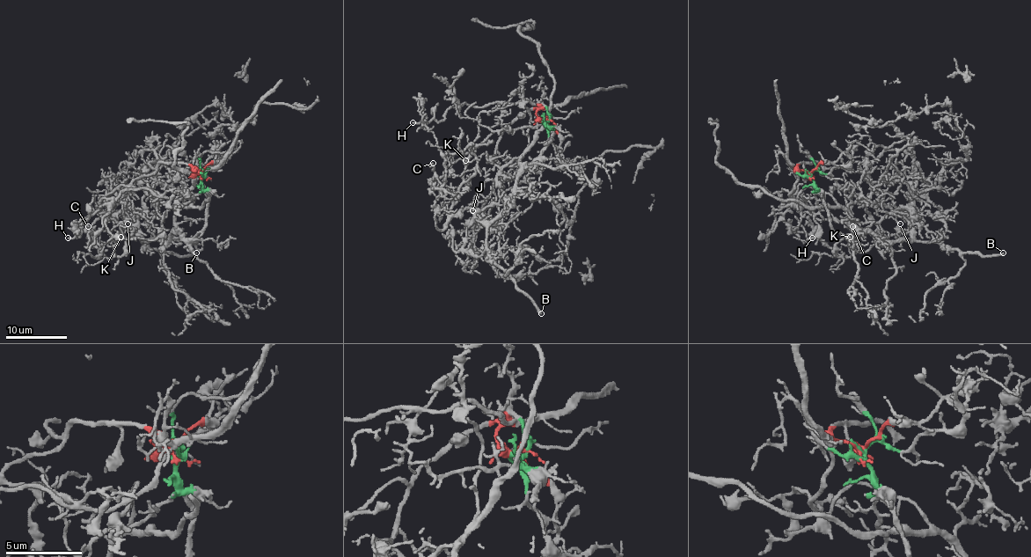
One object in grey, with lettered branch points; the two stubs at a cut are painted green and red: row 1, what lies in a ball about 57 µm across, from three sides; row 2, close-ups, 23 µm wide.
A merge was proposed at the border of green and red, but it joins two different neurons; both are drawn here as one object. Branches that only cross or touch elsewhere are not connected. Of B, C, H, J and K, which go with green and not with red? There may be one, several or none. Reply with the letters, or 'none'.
B, C, J, K

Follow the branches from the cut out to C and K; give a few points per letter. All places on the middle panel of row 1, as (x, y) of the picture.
C: (544, 120), (551, 139), (493, 219), (481, 221), (469, 208), (438, 229), (432, 163)
K: (544, 120), (552, 138), (493, 219), (450, 212), (452, 196), (475, 172), (477, 159), (466, 161)

